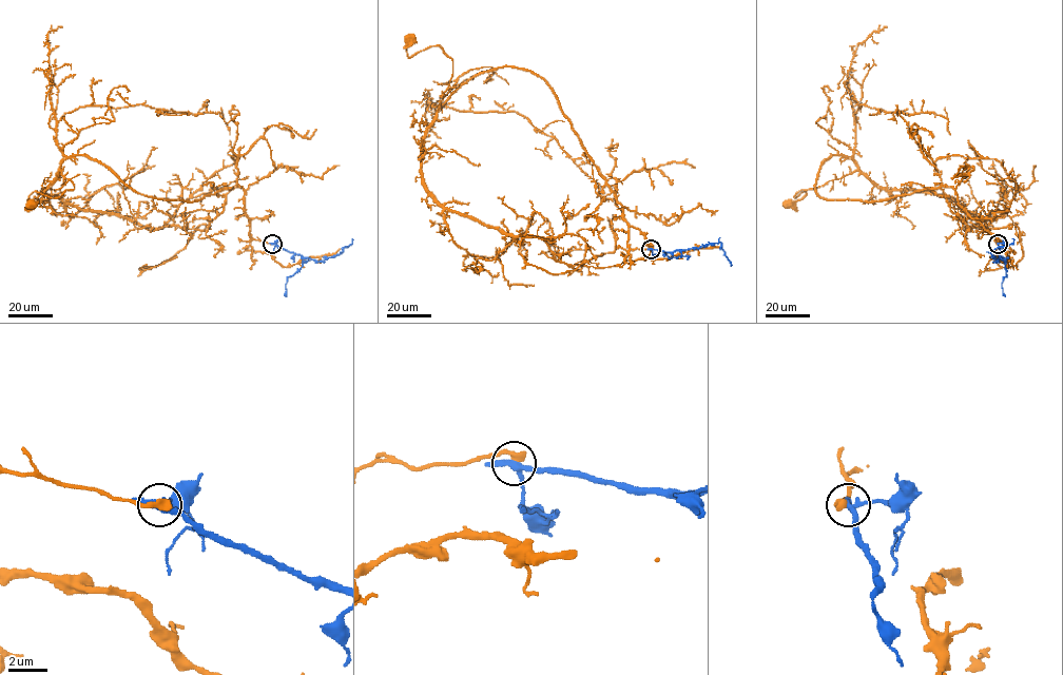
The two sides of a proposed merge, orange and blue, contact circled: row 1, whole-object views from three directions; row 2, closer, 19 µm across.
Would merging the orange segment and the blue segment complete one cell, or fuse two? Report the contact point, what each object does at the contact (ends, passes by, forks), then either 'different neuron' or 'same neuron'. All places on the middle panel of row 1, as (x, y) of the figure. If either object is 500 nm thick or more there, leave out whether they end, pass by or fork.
(651, 249) | orange ends | blue forks | different neuron

